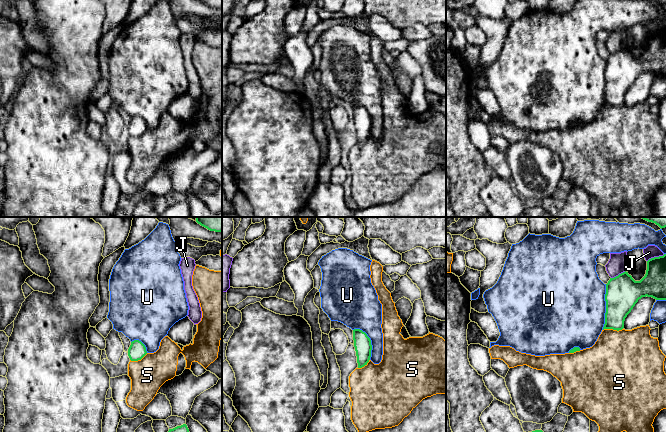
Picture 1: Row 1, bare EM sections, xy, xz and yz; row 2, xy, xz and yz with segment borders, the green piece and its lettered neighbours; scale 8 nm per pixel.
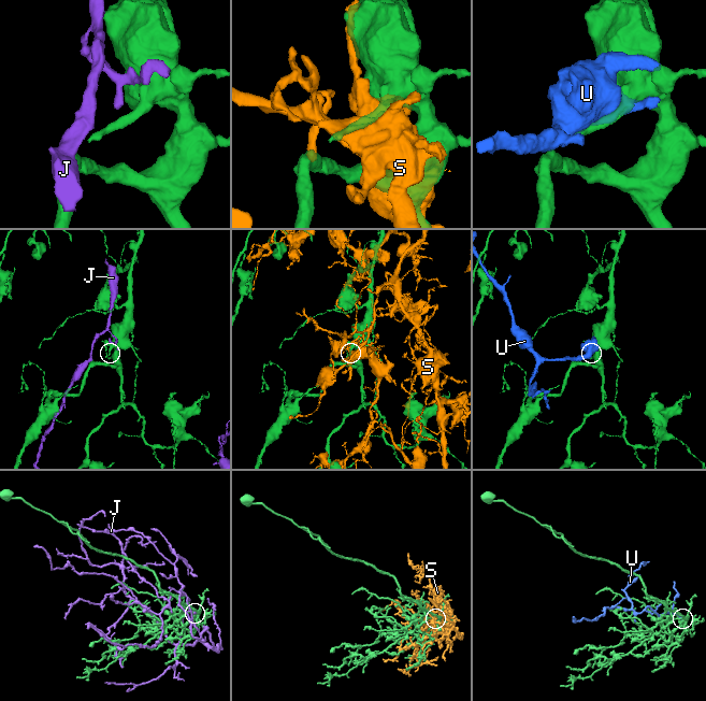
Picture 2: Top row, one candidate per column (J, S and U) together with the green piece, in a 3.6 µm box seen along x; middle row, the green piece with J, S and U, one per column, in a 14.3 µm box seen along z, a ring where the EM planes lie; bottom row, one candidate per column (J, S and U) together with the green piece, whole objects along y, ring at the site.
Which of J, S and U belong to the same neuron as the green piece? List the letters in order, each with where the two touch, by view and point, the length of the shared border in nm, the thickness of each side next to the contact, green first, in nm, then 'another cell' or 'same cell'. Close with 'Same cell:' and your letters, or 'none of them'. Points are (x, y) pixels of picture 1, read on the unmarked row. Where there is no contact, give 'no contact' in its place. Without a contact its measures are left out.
J: contact yz (619, 50); length 130 nm; calibres 280 and 150 nm; another cell
S: contact yz (612, 104); length 160 nm; calibres 240 and 440 nm; another cell
U: contact yz (606, 83); length 360 nm; calibres 280 and 480 nm; another cell
Same cell: none of them

